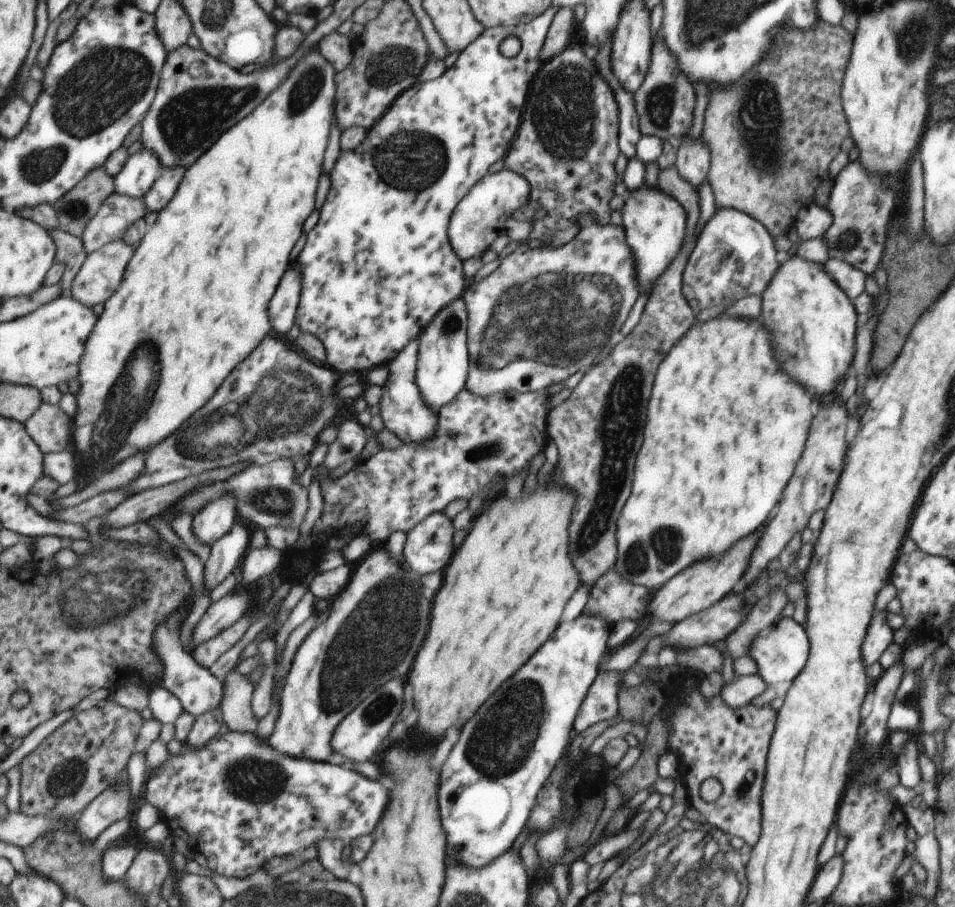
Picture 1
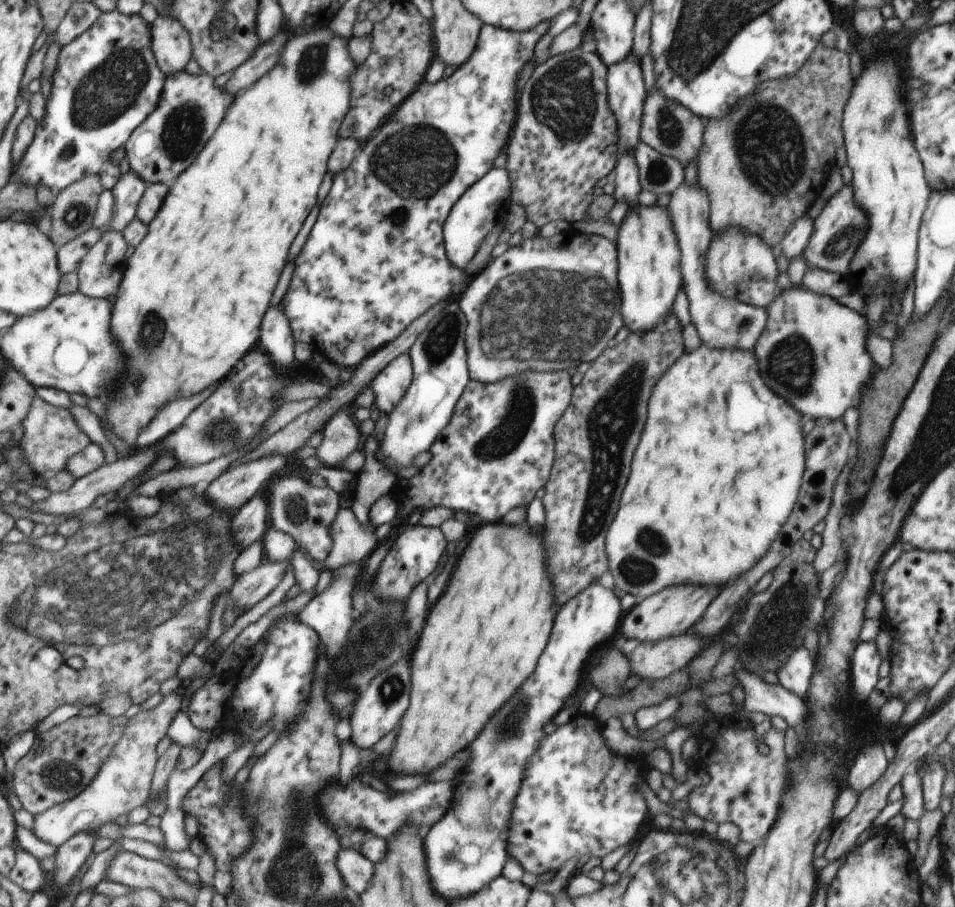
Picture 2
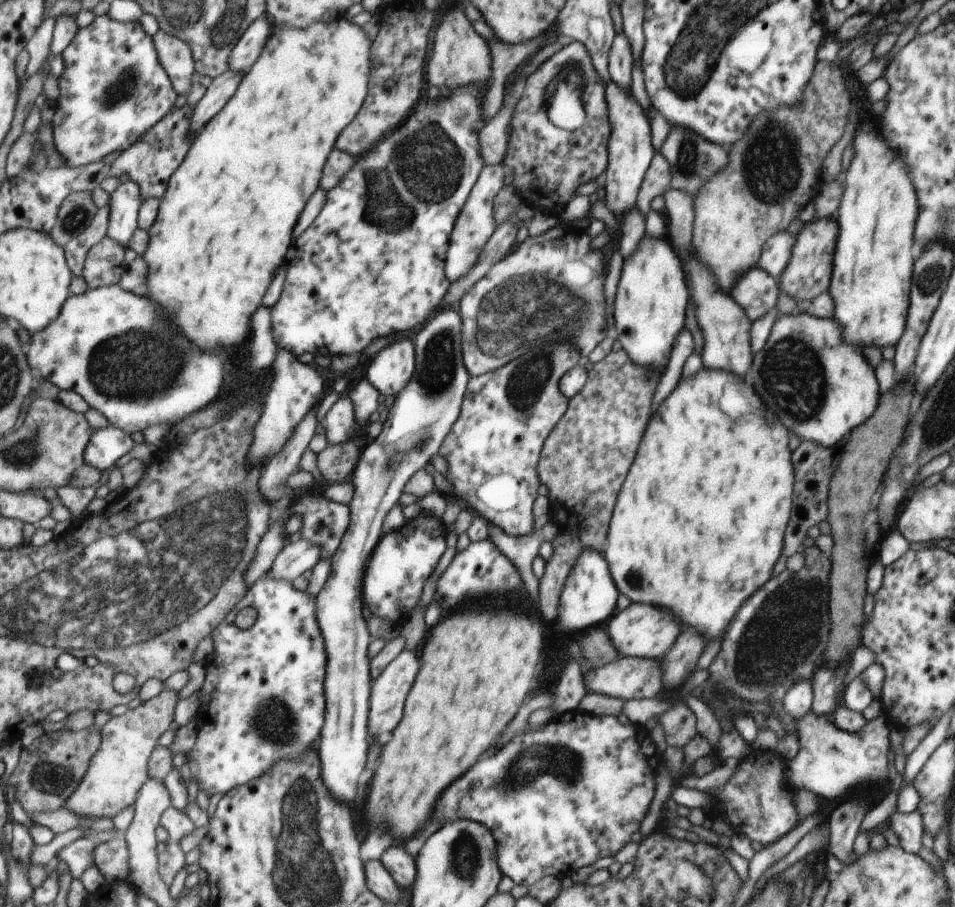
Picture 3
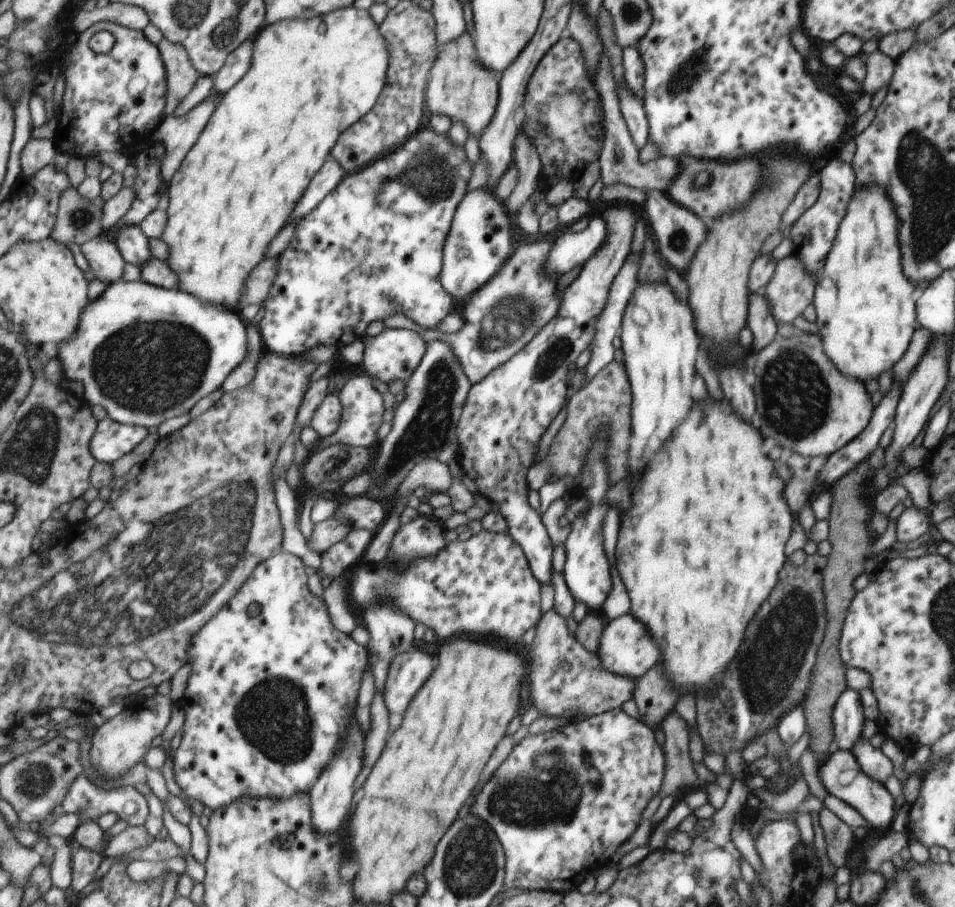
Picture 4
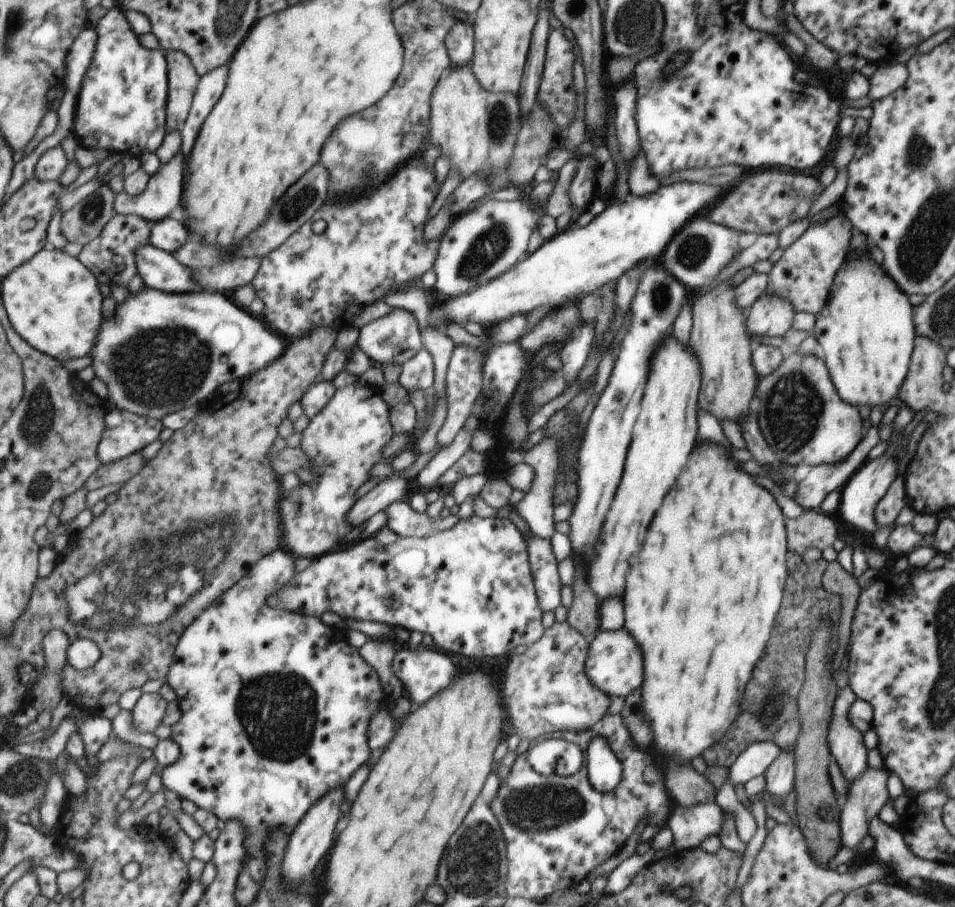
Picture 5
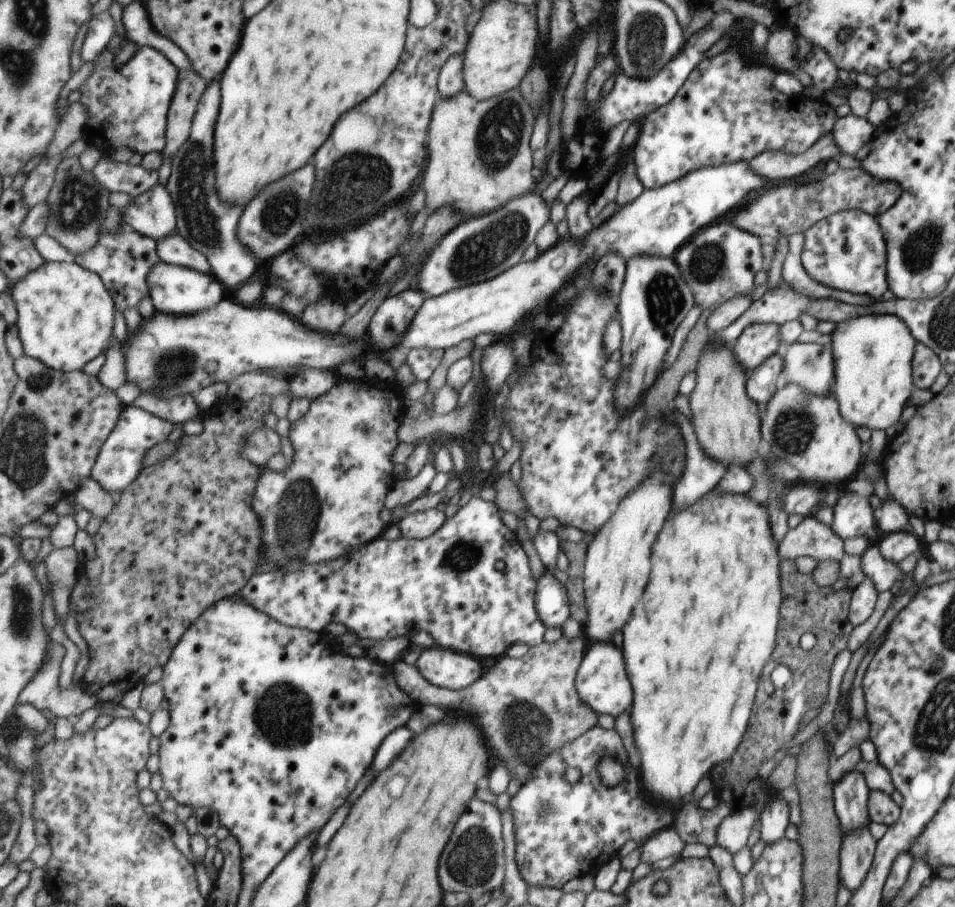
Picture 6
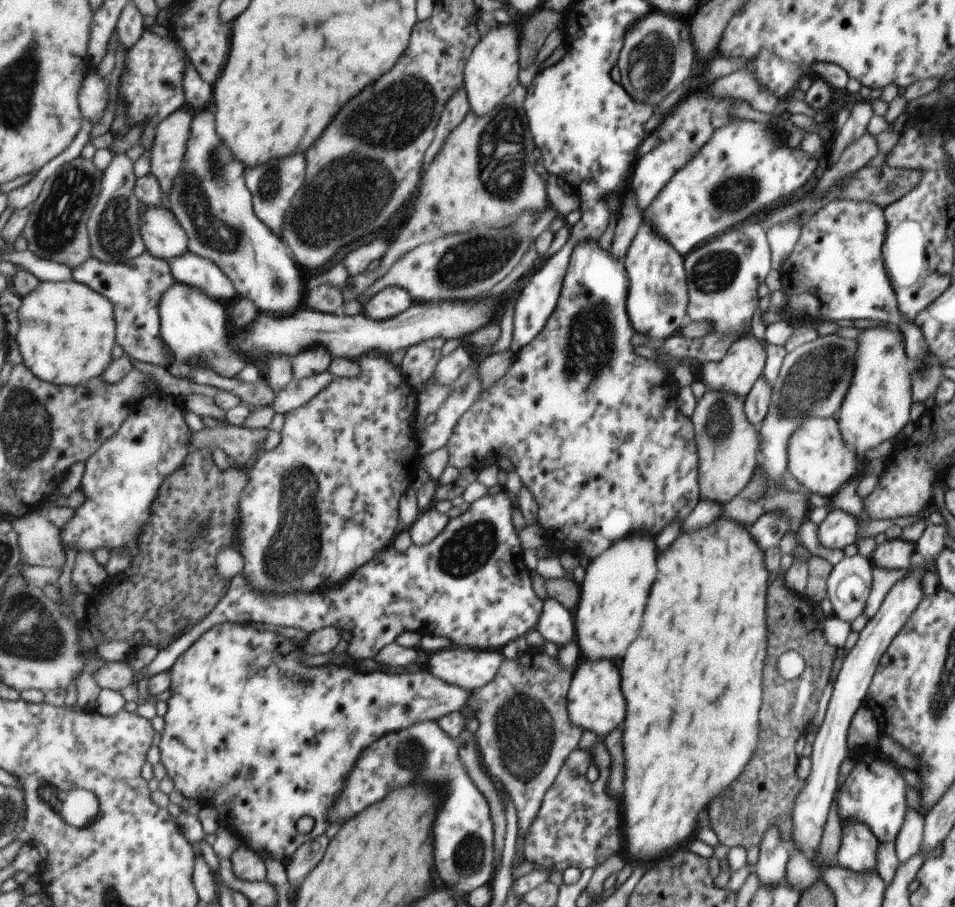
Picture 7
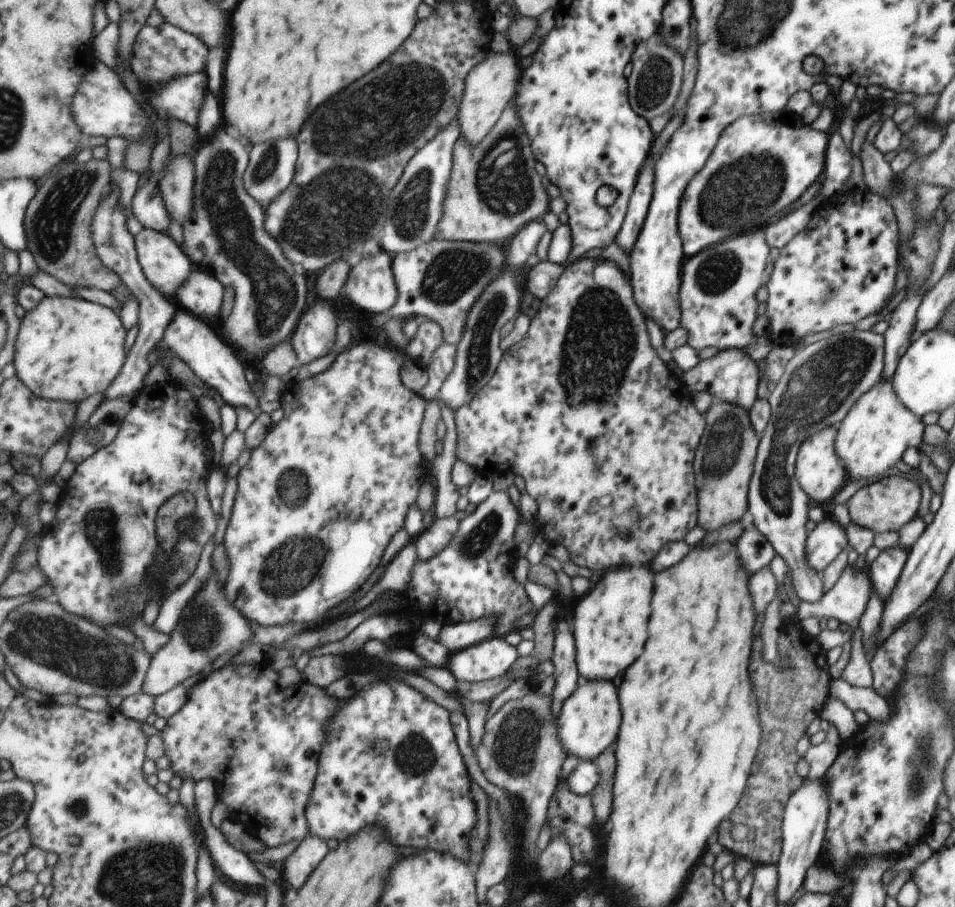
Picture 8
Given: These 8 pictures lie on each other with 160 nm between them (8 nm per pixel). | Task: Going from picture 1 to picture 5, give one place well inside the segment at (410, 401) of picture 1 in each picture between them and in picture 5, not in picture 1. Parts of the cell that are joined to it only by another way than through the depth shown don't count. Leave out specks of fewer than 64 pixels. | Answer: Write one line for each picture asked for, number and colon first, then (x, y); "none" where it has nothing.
2: (391, 385)
3: (391, 371)
4: (394, 354)
5: (393, 339)

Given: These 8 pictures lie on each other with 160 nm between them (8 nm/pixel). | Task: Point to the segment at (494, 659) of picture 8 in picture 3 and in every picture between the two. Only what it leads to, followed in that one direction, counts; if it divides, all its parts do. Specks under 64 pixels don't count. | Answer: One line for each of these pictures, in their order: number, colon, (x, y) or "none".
3: (393, 685)
4: (407, 674)
5: (424, 672)
6: (445, 669)
7: (472, 669)

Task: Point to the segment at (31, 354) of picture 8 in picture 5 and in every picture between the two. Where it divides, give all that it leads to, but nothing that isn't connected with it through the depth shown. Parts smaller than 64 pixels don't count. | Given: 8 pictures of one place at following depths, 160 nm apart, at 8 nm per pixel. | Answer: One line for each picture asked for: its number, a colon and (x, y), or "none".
5: (54, 302)
6: (66, 313)
7: (67, 332)

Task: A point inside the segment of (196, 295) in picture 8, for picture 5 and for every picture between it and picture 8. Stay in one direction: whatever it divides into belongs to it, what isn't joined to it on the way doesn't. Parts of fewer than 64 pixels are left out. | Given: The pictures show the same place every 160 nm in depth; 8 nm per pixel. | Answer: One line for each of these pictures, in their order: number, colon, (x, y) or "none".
5: (169, 235)
6: (175, 250)
7: (189, 269)

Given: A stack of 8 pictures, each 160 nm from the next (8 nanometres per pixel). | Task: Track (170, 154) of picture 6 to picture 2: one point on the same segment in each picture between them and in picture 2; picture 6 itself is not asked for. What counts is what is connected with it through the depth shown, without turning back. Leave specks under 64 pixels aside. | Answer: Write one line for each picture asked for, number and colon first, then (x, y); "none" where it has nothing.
2: (172, 43)
3: (175, 54)
4: (182, 75)
5: (184, 78)

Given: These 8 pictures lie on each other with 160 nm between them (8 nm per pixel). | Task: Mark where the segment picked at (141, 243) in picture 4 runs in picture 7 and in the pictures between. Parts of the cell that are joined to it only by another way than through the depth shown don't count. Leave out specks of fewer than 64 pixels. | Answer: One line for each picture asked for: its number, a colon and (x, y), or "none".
5: (159, 270)
6: (173, 288)
7: (193, 324)

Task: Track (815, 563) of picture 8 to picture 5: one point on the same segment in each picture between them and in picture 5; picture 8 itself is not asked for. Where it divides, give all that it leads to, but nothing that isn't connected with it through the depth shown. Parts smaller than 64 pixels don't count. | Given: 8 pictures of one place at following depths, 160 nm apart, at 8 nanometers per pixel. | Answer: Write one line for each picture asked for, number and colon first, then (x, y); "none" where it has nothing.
5: (858, 497)
6: (853, 516)
7: (839, 529)

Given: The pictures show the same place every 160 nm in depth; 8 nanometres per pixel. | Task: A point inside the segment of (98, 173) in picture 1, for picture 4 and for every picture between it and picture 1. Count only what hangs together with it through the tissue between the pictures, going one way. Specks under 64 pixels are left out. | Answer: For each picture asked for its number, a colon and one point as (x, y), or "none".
2: (73, 213)
3: (77, 213)
4: (79, 219)

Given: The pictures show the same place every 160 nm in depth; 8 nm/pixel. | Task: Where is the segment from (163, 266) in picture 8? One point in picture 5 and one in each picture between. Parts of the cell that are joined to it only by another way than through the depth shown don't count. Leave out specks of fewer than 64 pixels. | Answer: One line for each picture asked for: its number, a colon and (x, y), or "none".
5: (165, 192)
6: (153, 214)
7: (163, 236)

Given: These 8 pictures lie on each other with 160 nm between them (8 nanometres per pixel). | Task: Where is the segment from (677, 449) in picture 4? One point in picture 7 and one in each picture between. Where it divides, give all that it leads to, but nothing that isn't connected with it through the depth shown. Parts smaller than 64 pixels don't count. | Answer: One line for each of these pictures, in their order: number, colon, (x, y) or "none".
5: (705, 590)
6: (707, 623)
7: (693, 680)

